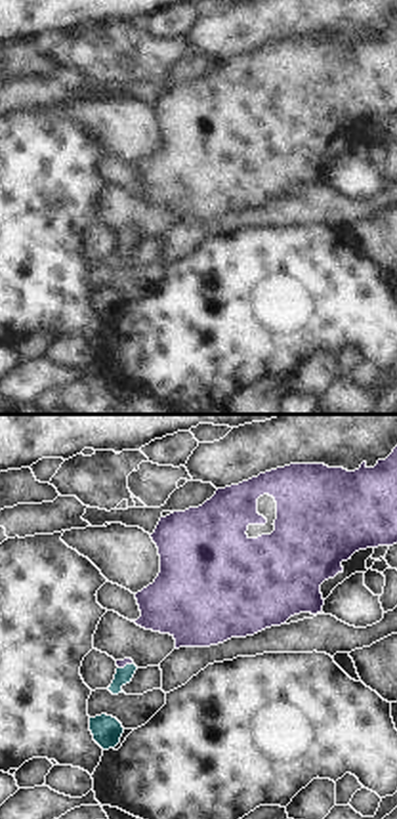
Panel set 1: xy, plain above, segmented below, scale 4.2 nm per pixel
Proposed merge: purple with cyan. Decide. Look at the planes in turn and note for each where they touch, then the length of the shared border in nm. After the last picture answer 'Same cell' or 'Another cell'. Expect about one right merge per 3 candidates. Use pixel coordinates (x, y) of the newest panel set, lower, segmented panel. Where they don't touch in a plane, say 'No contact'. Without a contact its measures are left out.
Touches purple at (125, 665). Shared border 70 nm

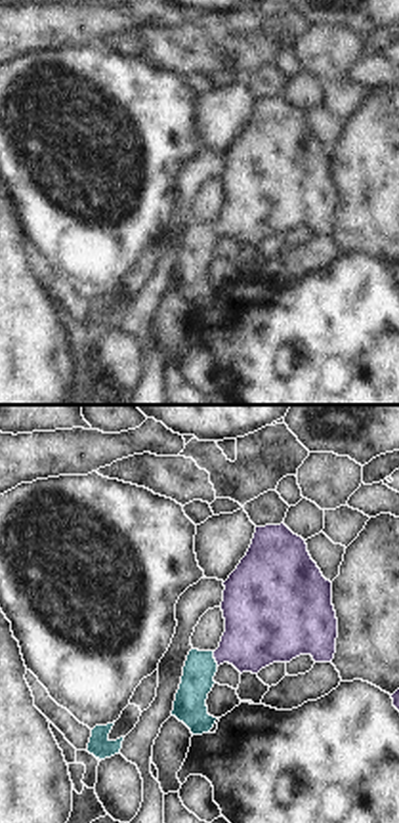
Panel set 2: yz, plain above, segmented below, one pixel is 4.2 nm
Touches purple at (214, 657). Shared border 70 nm

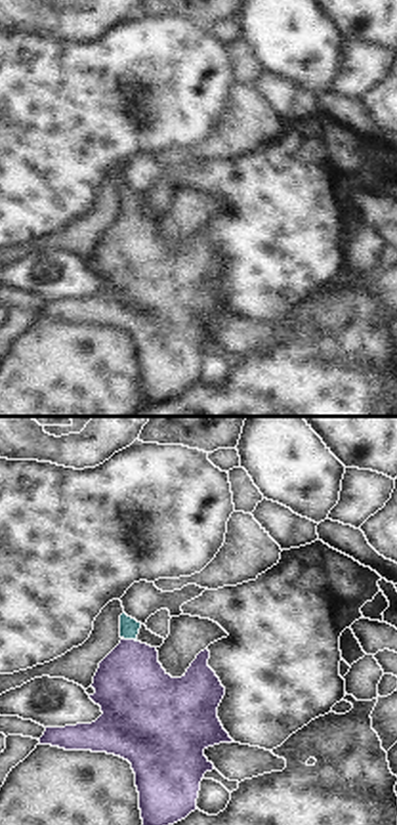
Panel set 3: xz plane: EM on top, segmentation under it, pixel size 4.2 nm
Touches purple at (130, 640). Shared border 70 nm

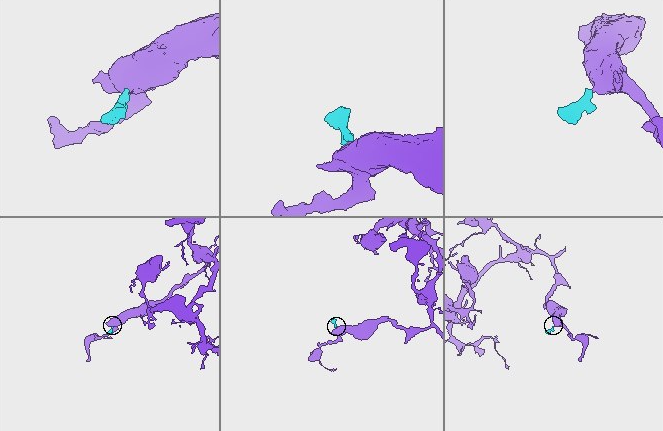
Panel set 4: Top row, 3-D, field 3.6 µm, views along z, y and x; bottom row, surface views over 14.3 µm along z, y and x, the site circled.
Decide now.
Same cell

